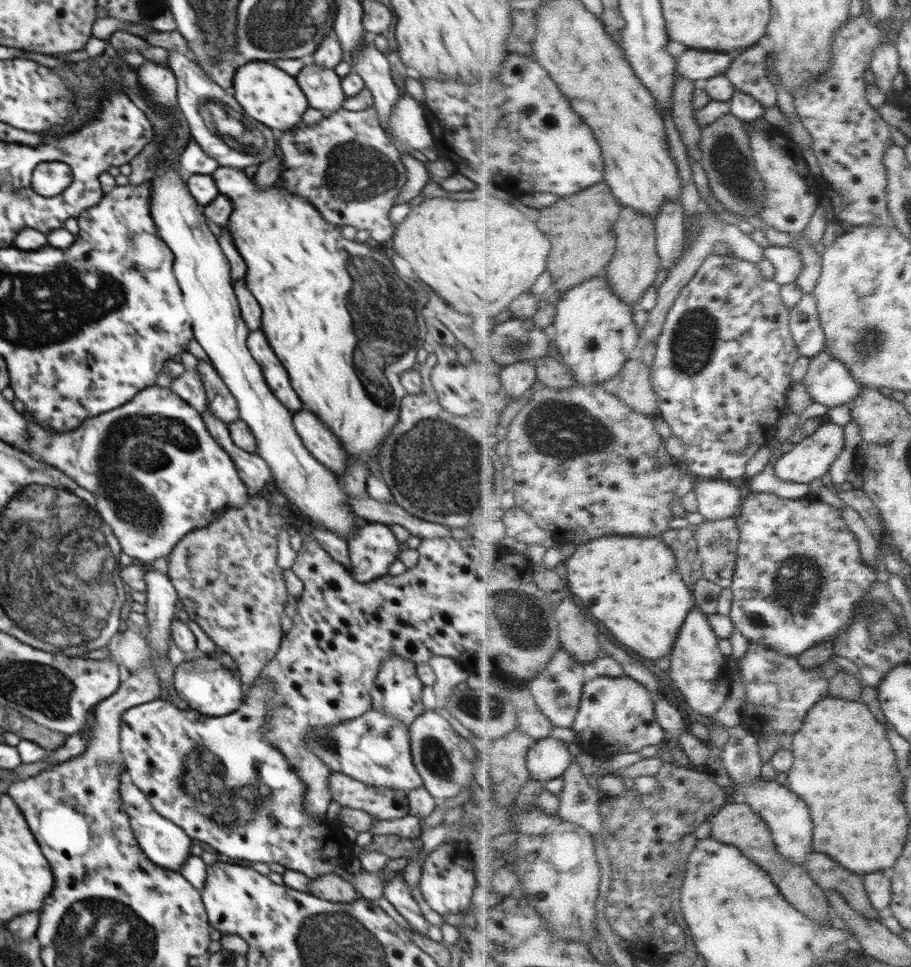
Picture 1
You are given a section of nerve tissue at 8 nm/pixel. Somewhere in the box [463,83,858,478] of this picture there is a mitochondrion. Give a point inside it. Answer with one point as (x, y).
(563, 430)

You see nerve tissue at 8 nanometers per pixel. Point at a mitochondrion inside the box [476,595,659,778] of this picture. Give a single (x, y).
(502, 674)

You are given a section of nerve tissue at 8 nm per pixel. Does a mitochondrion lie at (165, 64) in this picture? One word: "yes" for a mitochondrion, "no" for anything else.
no

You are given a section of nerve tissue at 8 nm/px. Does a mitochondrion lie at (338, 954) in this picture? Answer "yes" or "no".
yes

